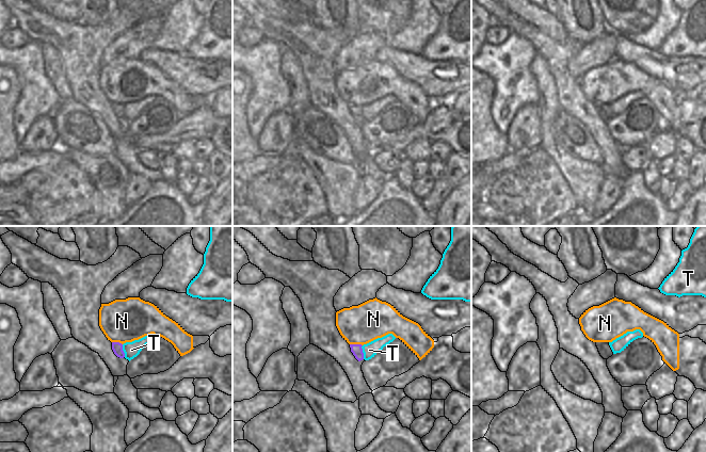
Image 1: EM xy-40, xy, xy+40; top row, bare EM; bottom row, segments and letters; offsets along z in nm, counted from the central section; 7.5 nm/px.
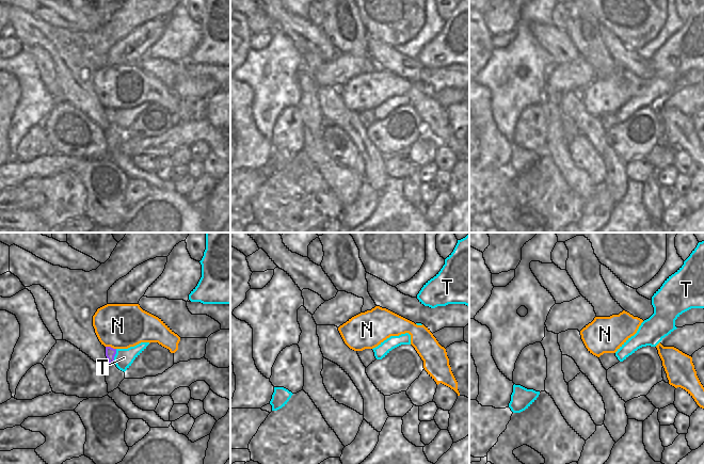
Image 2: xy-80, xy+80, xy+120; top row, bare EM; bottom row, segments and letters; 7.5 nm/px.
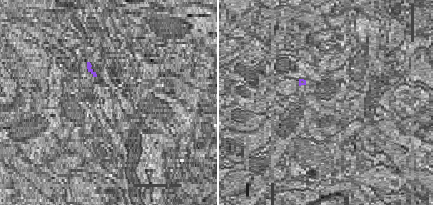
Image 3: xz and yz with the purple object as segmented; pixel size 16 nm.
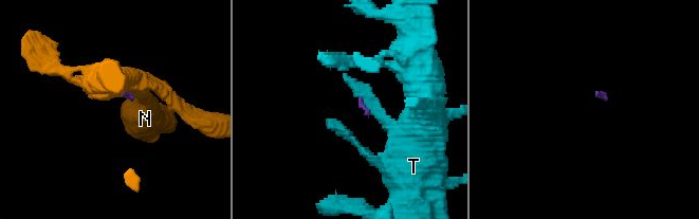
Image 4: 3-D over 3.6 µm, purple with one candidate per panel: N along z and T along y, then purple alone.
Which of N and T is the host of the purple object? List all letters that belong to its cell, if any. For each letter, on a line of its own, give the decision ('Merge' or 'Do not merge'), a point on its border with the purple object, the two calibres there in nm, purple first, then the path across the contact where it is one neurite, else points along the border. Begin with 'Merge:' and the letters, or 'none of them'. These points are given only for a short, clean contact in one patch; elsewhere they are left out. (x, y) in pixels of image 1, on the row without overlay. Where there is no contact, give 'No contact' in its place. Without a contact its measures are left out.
Merge: none of them
N: Do not merge. Touches purple at xy (356, 106). Thickness 80 nm (purple) against 300 nm. Boundary: xy (350, 105), (359, 105), (362, 107)
T: Do not merge. Touches purple at xy (362, 113). Thickness 80 nm (purple) against 110 nm. Boundary: xy (362, 107), (364, 119).

